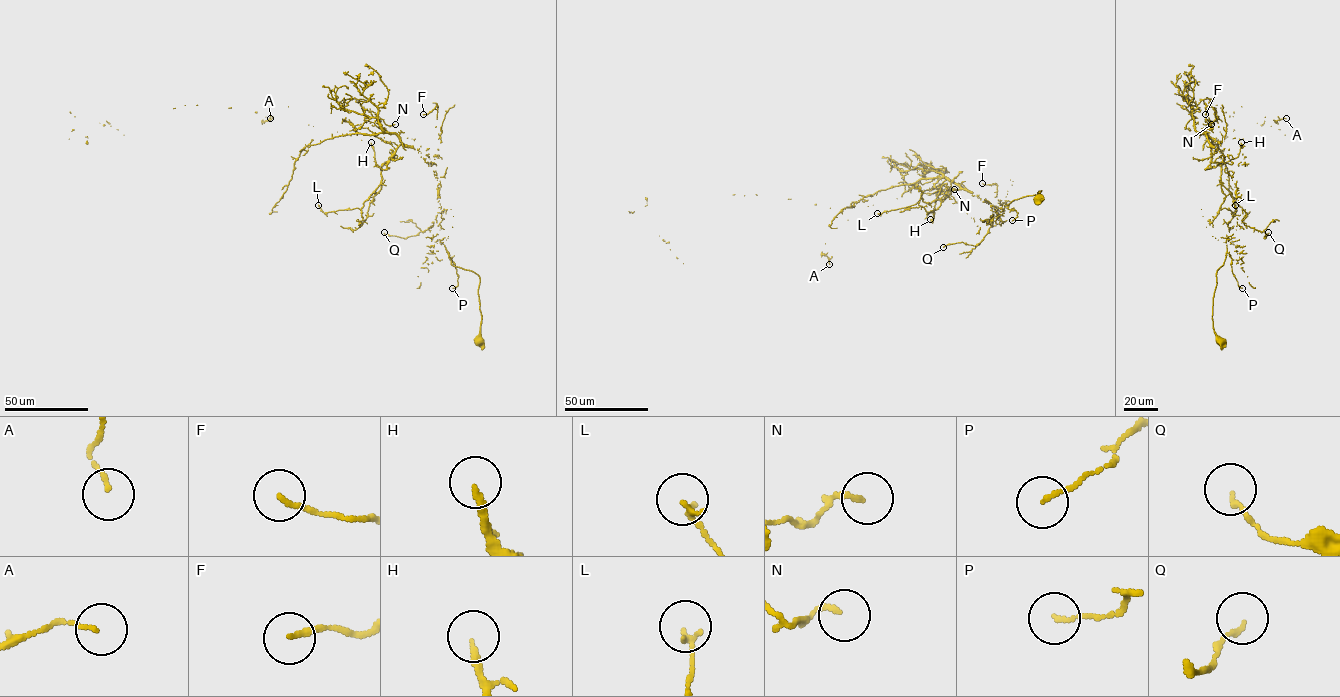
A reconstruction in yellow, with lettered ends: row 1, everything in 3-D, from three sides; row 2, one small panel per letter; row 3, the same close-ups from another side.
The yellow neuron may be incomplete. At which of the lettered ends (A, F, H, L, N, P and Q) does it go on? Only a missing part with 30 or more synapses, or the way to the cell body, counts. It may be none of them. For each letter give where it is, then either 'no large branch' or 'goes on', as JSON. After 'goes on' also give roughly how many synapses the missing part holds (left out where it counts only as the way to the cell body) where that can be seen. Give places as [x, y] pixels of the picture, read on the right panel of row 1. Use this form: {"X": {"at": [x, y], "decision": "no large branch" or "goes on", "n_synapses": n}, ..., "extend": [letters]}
{"A": {"at": [1286, 118], "decision": "no large branch"}, "F": {"at": [1205, 114], "decision": "no large branch"}, "H": {"at": [1241, 142], "decision": "goes on", "n_synapses": 30}, "L": {"at": [1235, 205], "decision": "no large branch"}, "N": {"at": [1211, 124], "decision": "no large branch"}, "P": {"at": [1242, 288], "decision": "no large branch"}, "Q": {"at": [1268, 232], "decision": "no large branch"}, "extend": ["H"]}

